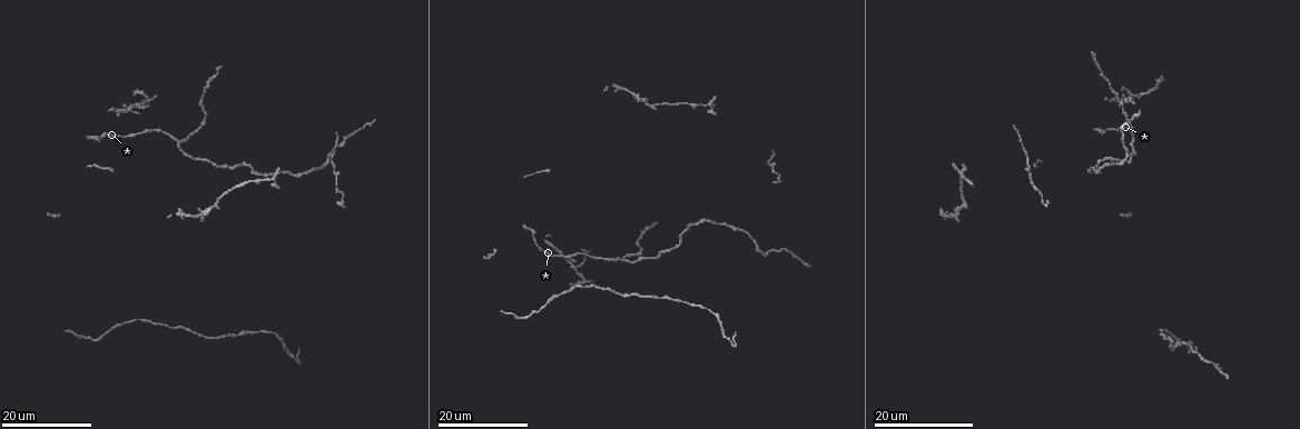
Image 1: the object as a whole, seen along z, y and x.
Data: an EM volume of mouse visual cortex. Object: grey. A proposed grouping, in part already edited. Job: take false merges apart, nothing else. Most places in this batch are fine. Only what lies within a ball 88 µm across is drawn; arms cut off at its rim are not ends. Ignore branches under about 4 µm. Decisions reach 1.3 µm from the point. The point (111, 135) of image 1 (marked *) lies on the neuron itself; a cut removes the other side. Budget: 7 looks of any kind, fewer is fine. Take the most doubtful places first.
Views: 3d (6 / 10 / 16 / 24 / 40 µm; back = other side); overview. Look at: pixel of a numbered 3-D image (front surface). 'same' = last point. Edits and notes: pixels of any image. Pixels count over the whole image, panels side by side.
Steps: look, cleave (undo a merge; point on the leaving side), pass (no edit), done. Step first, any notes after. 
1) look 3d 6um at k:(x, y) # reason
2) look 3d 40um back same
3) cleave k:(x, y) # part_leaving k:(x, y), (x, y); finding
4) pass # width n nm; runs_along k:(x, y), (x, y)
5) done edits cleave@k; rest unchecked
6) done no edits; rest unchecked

look 3d 16um at 1:(769, 165) # side arm on a straight run

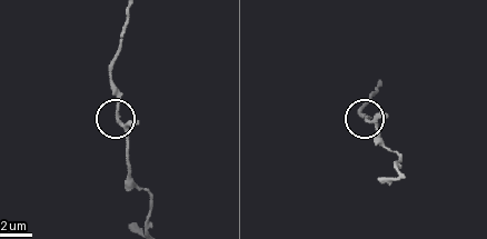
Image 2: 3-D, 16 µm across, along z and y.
look 3d 10um at 2:(117, 120)

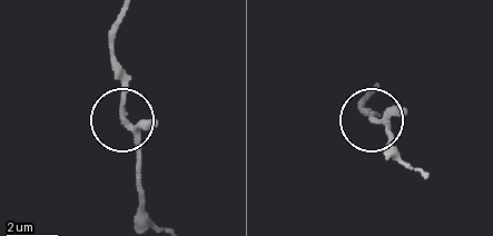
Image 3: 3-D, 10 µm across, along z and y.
look 3d 10um back at 3:(372, 119) # other side

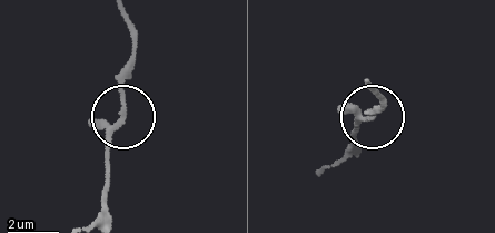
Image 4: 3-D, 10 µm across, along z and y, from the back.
pass # width 190 nm; continuous, no second neuron

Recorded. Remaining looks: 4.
look 3d 16um at 1:(344, 205) # calibre changes

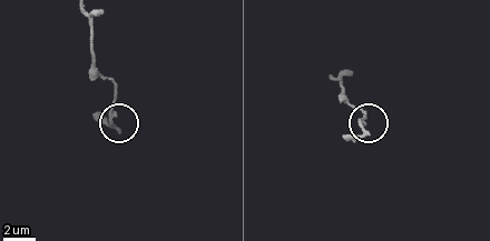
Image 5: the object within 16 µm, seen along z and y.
look 3d 10um at 5:(112, 125)

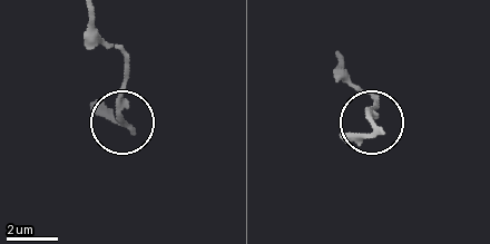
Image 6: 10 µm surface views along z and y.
pass # all the same neuron

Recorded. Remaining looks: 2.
look 3d 16um at 1:(1131, 139) # side arm on a straight run

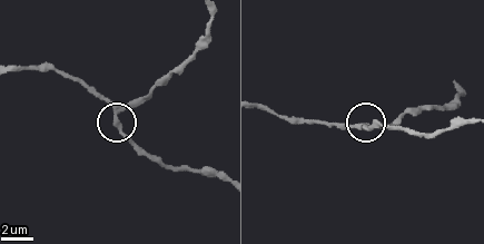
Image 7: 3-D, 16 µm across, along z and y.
look 3d 10um at 7:(116, 116) # zoom in

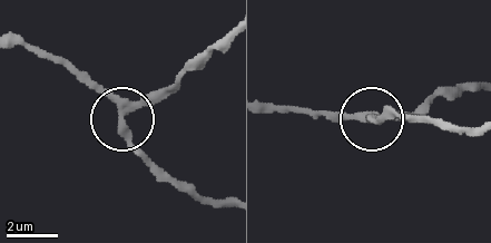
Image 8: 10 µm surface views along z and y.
pass # width 240 nm; all the same neuron

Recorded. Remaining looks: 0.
done no edits; rest unchecked

